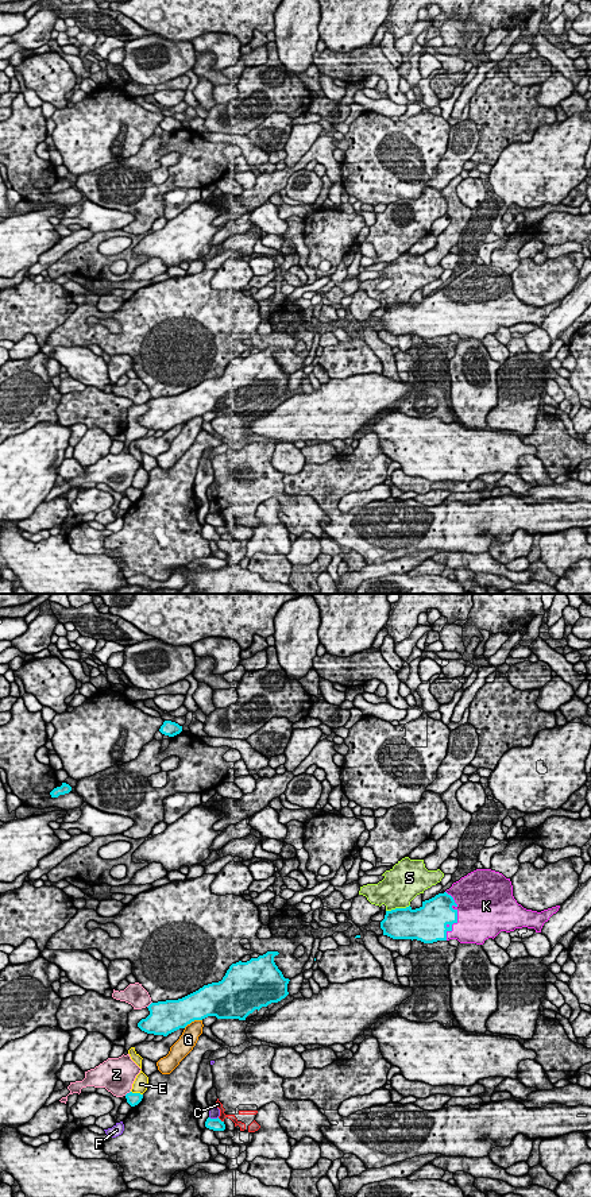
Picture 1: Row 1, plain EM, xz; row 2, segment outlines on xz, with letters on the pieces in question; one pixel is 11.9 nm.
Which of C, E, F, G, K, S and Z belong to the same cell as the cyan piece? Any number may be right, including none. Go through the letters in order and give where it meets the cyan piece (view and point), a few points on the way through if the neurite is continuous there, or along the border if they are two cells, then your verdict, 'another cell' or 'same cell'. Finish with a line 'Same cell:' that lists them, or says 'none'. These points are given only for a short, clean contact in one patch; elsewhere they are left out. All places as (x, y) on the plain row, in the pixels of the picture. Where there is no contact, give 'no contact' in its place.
C: contact xz (219, 514); another cell
E: contact xz (136, 489); border xz (131, 486), (142, 490); another cell
F: contact xz (213, 514); another cell
G: contact xz (192, 416); another cell
K: contact xz (456, 311); same cell
S: contact xz (397, 304); another cell
Z: contact xz (127, 489); another cell
Same cell: K

